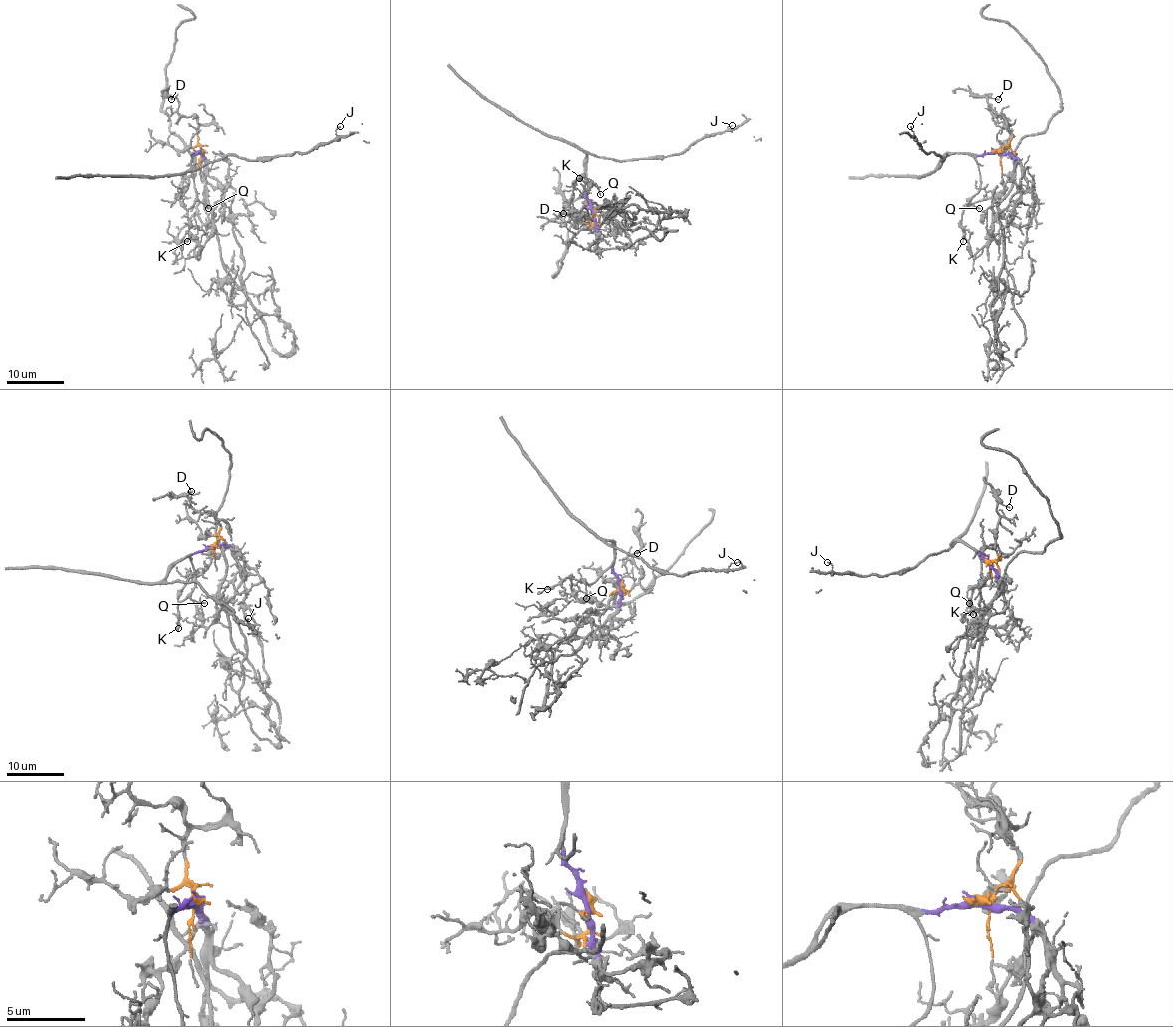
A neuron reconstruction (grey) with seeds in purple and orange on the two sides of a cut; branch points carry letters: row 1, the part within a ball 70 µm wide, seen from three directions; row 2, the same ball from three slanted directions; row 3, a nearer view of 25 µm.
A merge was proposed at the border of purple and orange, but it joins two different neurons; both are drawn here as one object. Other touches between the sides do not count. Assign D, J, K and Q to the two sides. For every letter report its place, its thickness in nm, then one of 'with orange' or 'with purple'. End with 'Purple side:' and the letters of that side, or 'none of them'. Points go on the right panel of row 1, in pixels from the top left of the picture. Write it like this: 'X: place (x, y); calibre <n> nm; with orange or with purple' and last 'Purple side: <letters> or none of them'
D: place (998, 99); calibre 110 nm; with orange
J: place (910, 126); calibre 80 nm; with purple
K: place (963, 241); calibre 130 nm; with purple
Q: place (979, 208); calibre 120 nm; with purple
Purple side: J, K, Q

